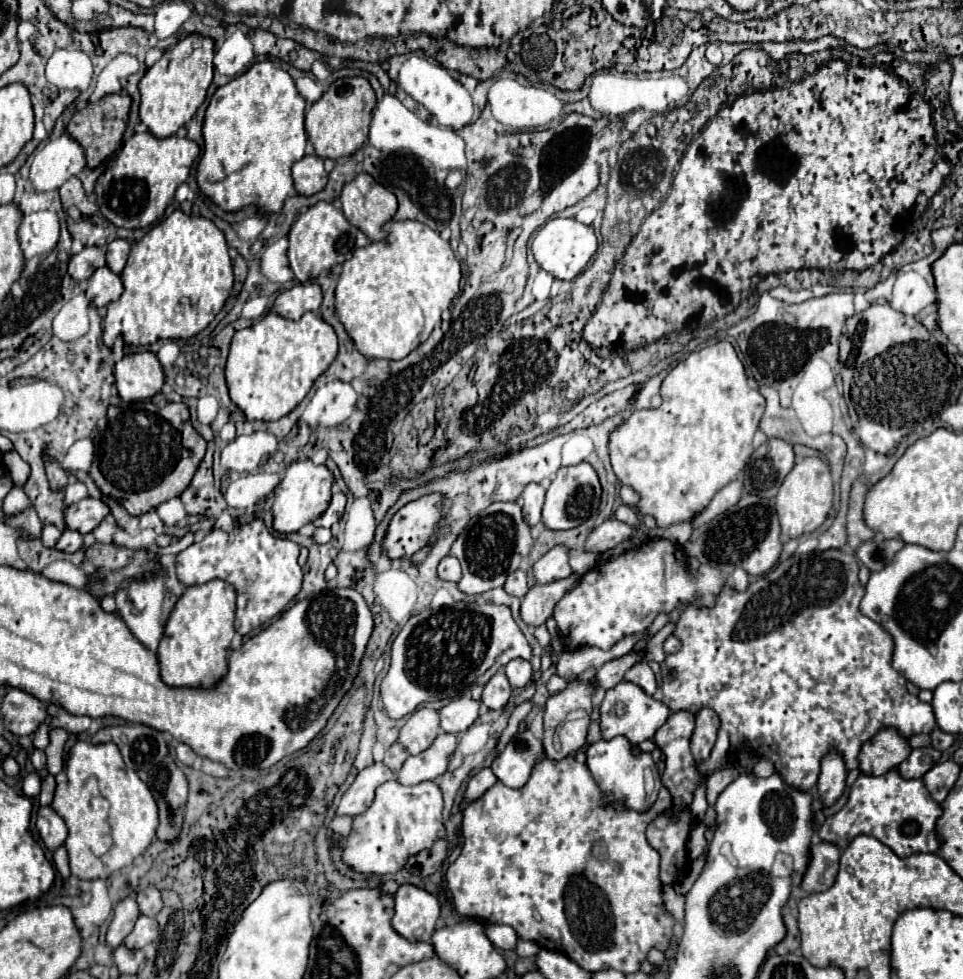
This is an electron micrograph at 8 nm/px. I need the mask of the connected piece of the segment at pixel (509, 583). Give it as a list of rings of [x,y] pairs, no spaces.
[[[513,571],[509,577],[507,577],[507,581],[505,581],[505,591],[509,593],[509,595],[515,595],[515,597],[523,597],[525,593],[527,593],[527,589],[529,589],[529,585],[527,585],[527,573],[525,571]]]

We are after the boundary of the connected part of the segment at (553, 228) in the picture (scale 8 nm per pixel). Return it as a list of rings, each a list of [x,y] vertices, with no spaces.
[[[553,217],[543,227],[539,227],[539,231],[535,233],[535,239],[531,243],[531,251],[535,255],[535,261],[541,265],[541,269],[551,273],[555,279],[569,281],[575,275],[579,275],[585,269],[585,265],[589,263],[589,259],[595,255],[597,237],[595,237],[591,225],[579,223],[577,219]]]

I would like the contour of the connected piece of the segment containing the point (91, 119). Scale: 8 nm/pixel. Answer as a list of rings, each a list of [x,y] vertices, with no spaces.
[[[111,93],[95,103],[87,103],[85,109],[77,111],[71,117],[71,121],[67,125],[67,133],[75,141],[79,141],[81,147],[85,149],[87,167],[95,169],[103,159],[107,159],[111,153],[115,153],[121,147],[127,117],[129,117],[129,107],[131,107],[131,97],[127,93]]]

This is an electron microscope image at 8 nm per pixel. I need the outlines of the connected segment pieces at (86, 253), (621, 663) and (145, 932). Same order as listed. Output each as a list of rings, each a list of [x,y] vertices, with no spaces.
[[[83,247],[69,261],[69,273],[75,281],[85,281],[93,275],[95,269],[105,265],[105,249],[103,247]]]
[[[631,651],[627,653],[625,657],[619,657],[619,659],[613,659],[613,661],[607,661],[599,671],[597,671],[597,681],[599,681],[599,687],[613,687],[617,685],[619,681],[623,681],[623,675],[627,669],[631,669],[635,663],[643,661],[645,653],[641,651]]]
[[[141,915],[133,927],[133,931],[127,935],[125,945],[129,949],[141,949],[145,945],[149,945],[151,941],[155,941],[159,935],[159,925],[155,921],[155,917],[145,917]]]

